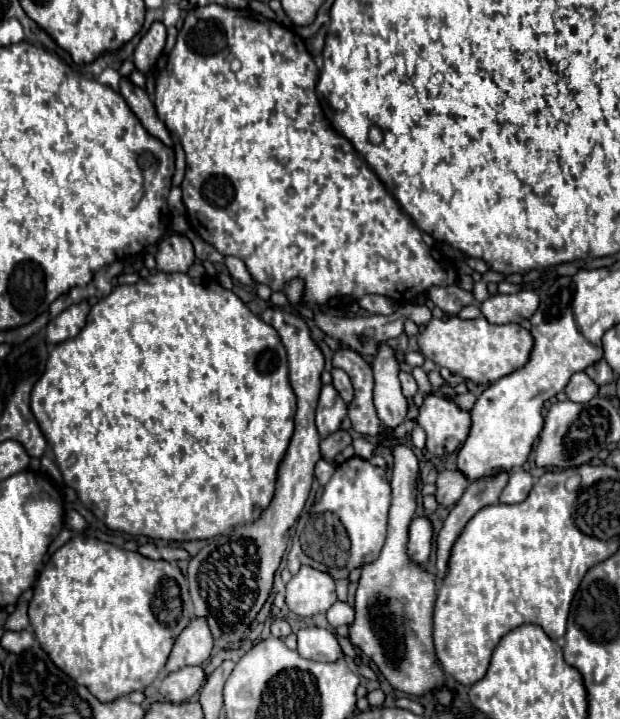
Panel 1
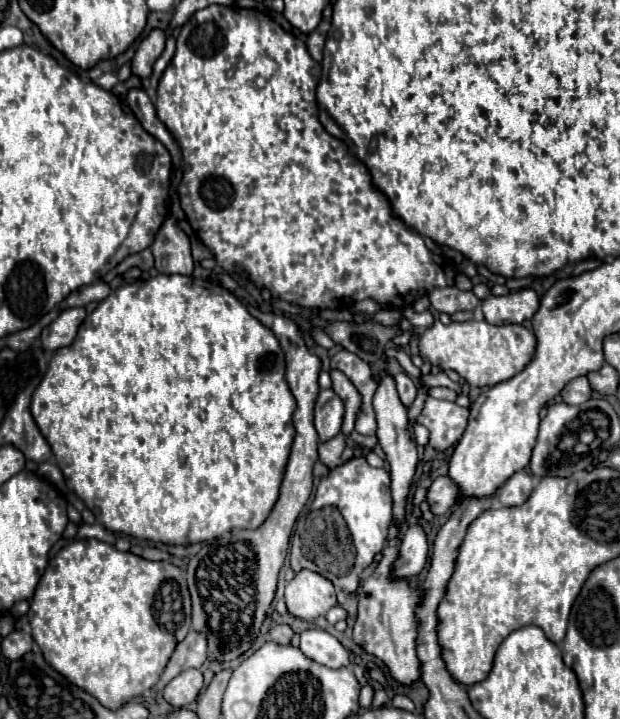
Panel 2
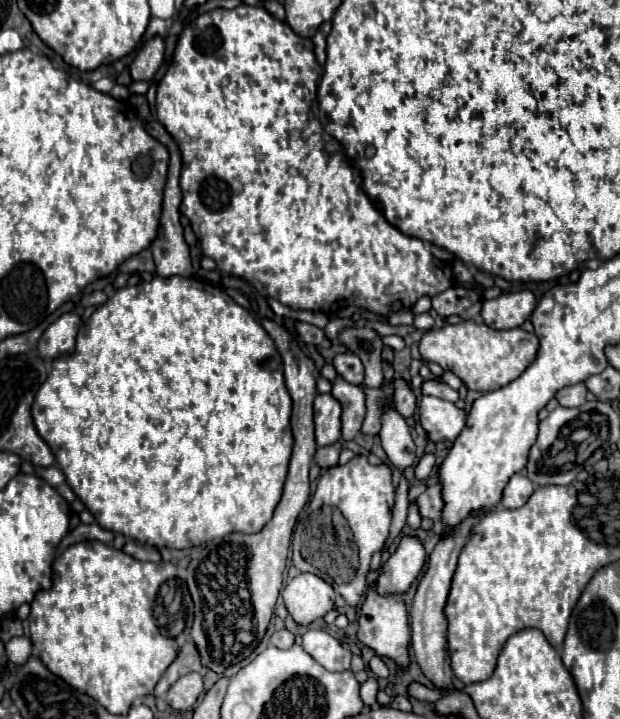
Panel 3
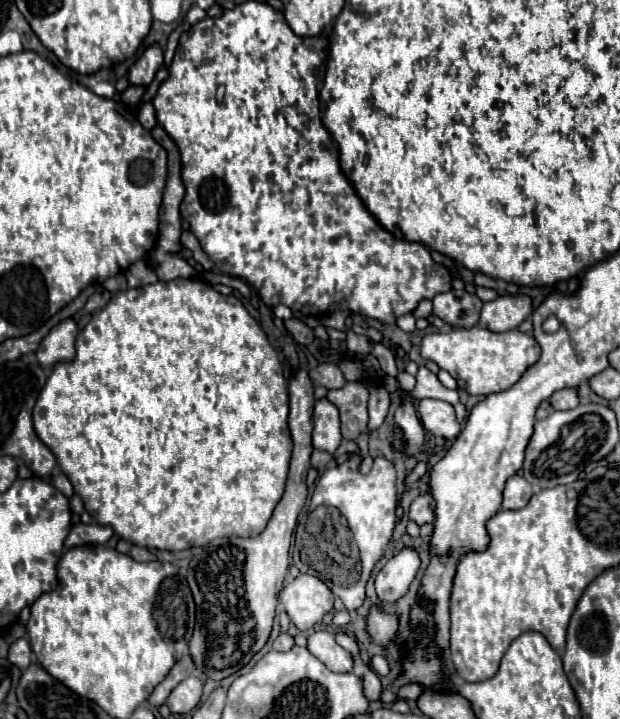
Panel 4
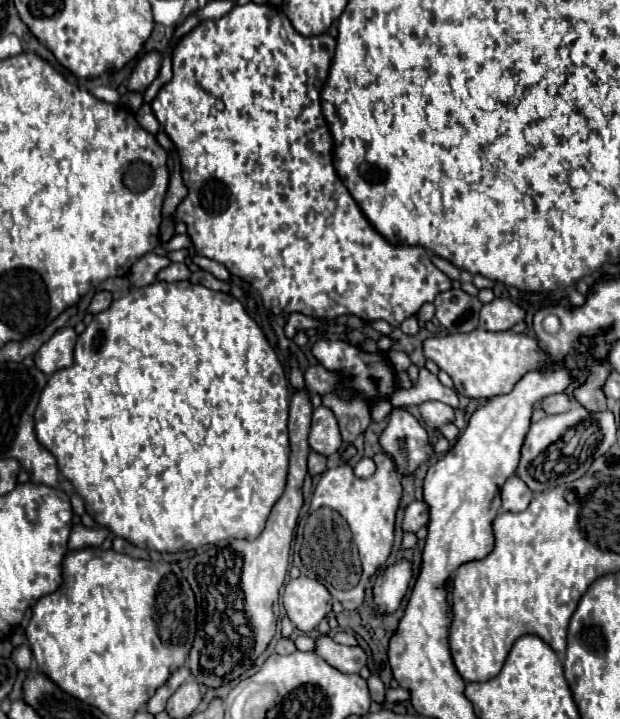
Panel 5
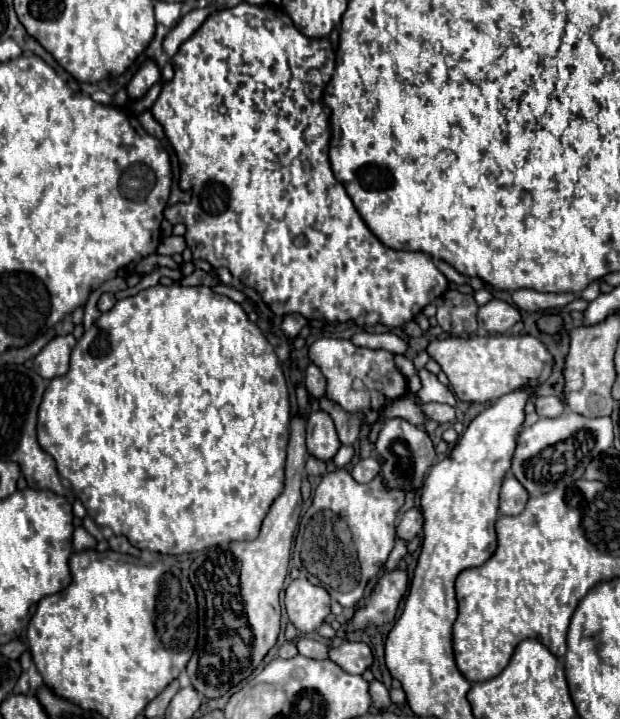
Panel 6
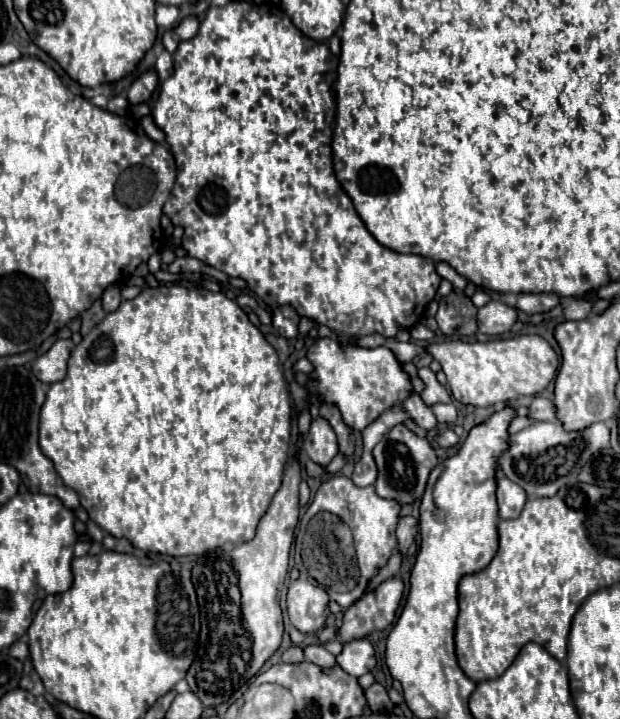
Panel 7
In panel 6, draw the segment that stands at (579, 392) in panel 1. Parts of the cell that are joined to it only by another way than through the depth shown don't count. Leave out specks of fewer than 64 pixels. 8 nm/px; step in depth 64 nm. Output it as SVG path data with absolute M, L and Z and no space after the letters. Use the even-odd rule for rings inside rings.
M544 396L544 398L536 398L536 412L538 416L544 418L558 418L566 406L562 406L562 400L558 396Z

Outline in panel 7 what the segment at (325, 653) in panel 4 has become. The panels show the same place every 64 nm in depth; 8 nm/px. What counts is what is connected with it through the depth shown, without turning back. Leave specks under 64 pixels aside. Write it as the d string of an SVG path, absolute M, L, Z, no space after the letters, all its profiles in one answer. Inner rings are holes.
M354 640L350 644L344 644L344 650L340 656L336 656L336 660L338 666L350 676L362 676L376 666L374 646L370 640Z

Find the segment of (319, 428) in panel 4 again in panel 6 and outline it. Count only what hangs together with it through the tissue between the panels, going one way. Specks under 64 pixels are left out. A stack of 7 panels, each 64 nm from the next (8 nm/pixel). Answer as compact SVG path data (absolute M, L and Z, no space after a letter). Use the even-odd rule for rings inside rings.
M314 412L306 422L306 448L308 454L318 460L332 460L340 448L334 422L326 412Z

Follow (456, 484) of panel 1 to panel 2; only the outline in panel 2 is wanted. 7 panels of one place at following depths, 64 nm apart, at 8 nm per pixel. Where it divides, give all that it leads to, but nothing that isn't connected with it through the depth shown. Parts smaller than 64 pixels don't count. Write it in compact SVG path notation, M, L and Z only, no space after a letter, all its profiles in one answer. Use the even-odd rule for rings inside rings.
M446 476L436 478L432 482L432 486L428 488L428 494L426 494L426 502L428 502L430 512L434 516L450 512L454 502L456 502L456 498L458 498L458 488Z

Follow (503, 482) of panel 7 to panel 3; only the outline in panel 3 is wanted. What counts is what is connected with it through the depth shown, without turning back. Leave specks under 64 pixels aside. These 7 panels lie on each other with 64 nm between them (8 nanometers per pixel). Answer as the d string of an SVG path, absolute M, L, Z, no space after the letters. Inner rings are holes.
M514 474L510 480L508 480L508 484L506 484L506 488L504 488L504 496L502 496L502 506L504 508L520 508L520 506L524 506L526 502L528 502L528 498L530 498L530 494L534 492L534 486L532 486L532 482L524 476L524 474Z

